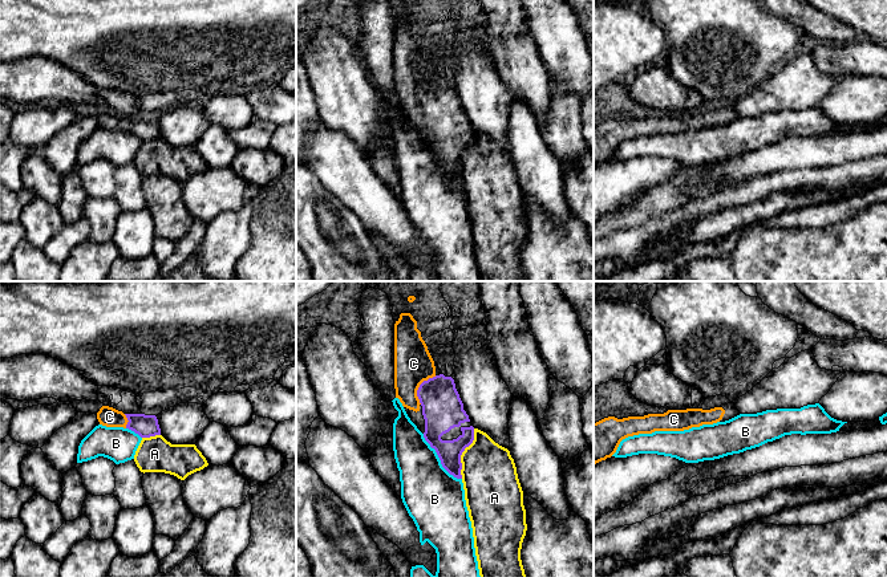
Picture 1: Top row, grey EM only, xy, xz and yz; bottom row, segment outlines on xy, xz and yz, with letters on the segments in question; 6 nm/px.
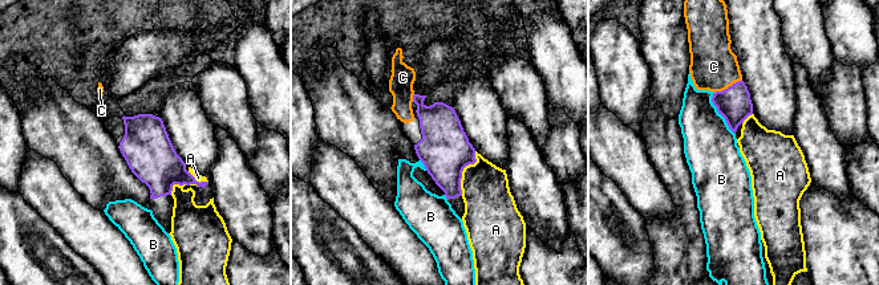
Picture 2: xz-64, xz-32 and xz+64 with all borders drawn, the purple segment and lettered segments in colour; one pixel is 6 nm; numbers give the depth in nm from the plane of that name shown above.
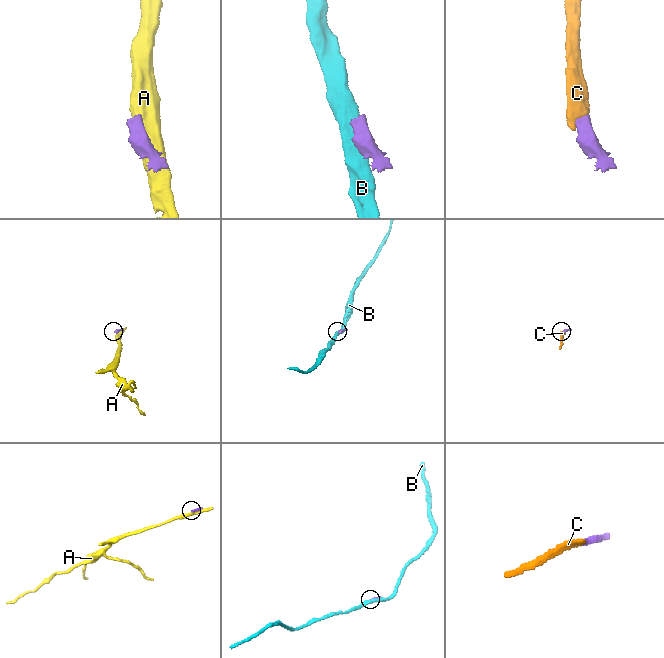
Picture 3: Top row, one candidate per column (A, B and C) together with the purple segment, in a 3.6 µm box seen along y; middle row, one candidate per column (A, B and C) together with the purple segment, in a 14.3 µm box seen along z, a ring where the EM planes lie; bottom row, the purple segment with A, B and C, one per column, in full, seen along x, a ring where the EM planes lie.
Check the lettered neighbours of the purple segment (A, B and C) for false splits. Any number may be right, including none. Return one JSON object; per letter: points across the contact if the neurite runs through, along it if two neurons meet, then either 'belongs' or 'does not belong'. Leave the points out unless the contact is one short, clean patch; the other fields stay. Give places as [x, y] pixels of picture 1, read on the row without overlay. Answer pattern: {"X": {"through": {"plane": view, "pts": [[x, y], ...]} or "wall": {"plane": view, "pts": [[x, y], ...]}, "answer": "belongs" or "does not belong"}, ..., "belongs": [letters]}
{"A": {"answer": "does not belong"}, "B": {"answer": "does not belong"}, "C": {"through": {"plane": "xz", "pts": [[442, 112], [420, 89], [414, 84], [413, 66]]}, "answer": "belongs"}, "belongs": ["C"]}

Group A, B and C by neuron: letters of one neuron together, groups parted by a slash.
A / B / C

